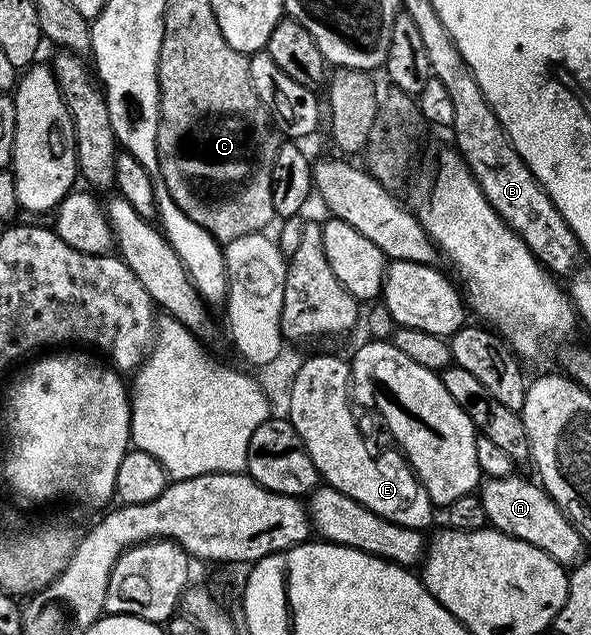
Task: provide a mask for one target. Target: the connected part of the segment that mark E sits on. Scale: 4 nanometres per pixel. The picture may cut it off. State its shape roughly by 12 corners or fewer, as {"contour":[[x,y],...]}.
{"contour":[[314,355],[290,424],[321,482],[417,531],[436,505],[397,449],[373,455],[350,365]]}

